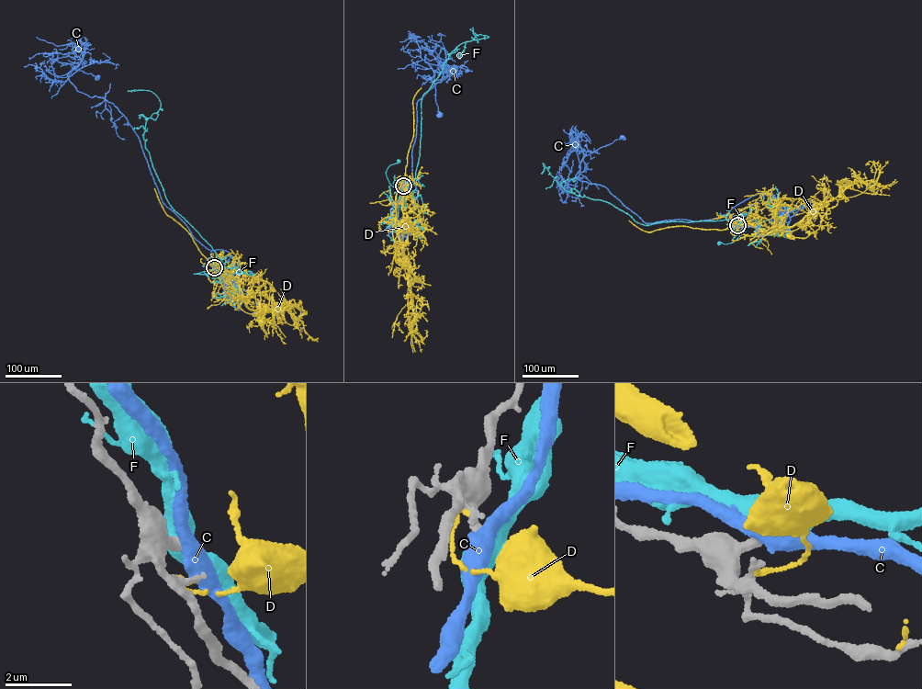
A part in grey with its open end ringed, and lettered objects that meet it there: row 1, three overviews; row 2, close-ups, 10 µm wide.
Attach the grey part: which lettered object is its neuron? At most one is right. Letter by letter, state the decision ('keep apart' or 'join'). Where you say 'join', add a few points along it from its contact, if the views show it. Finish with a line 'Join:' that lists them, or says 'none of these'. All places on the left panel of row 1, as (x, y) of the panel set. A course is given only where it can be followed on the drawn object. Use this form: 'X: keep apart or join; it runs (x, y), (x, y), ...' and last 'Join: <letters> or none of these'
C: keep apart
D: keep apart
F: keep apart
Join: none of these

